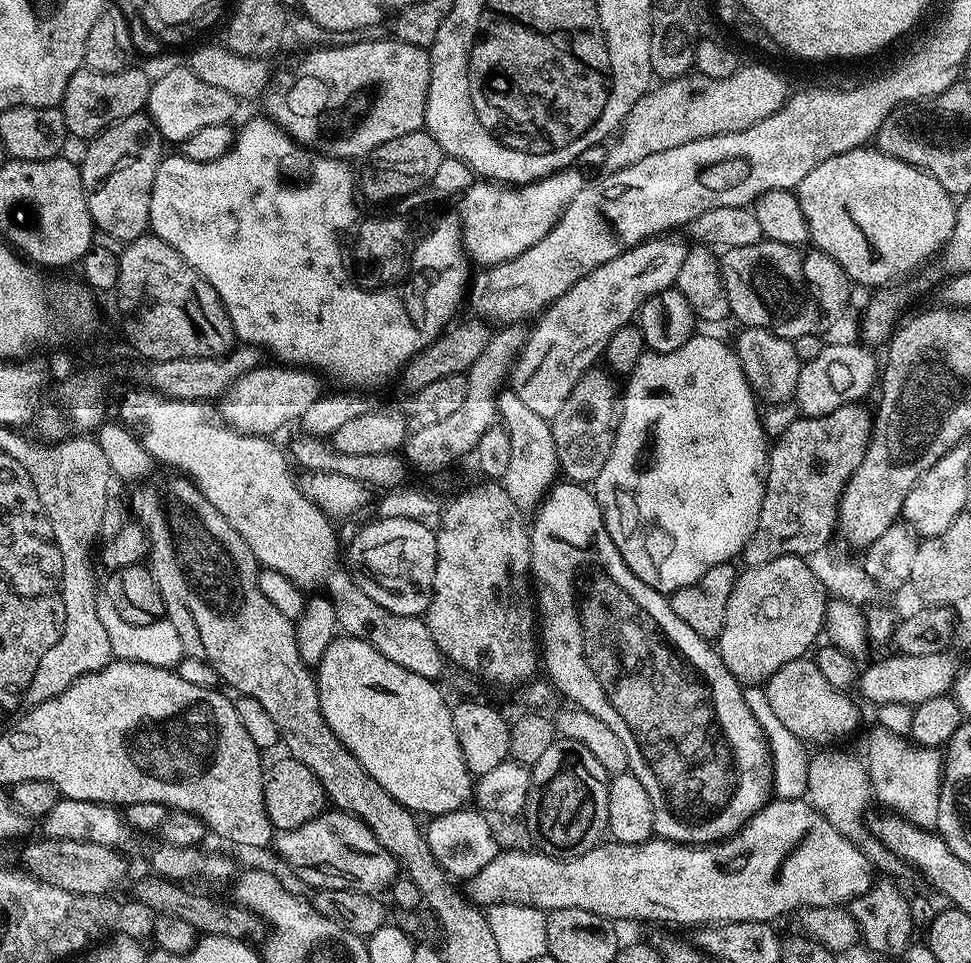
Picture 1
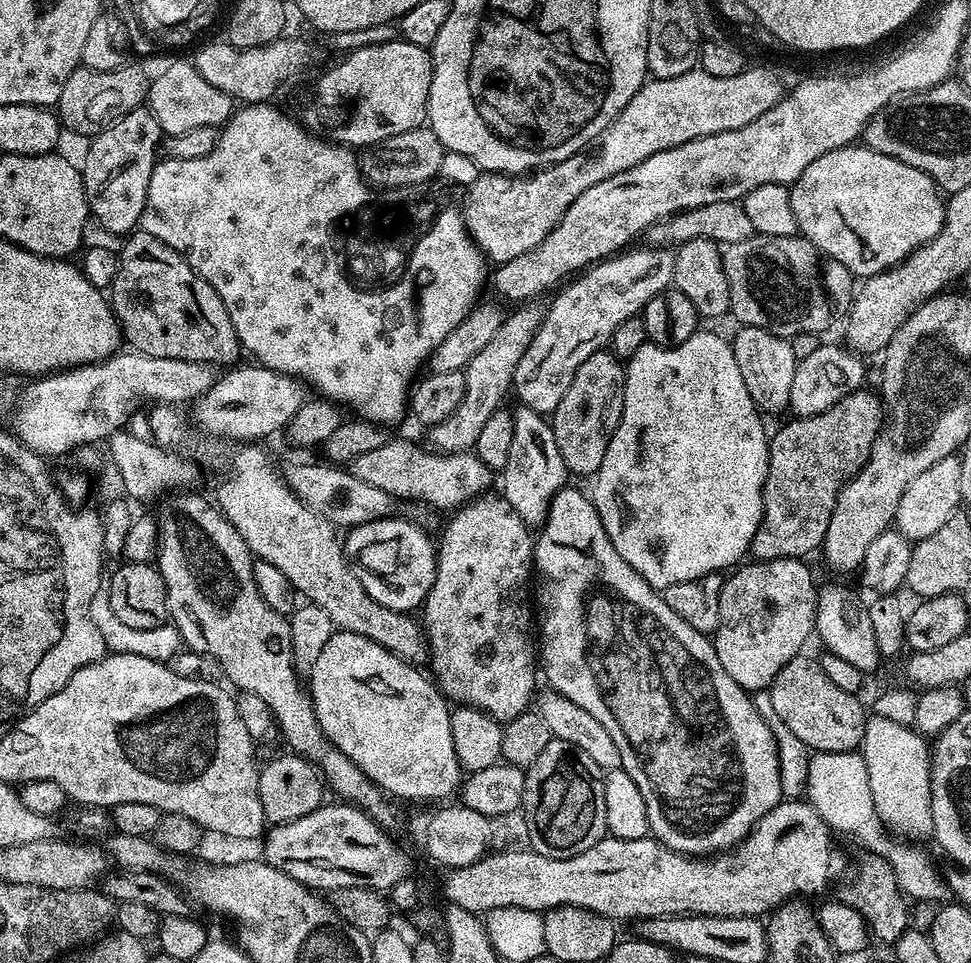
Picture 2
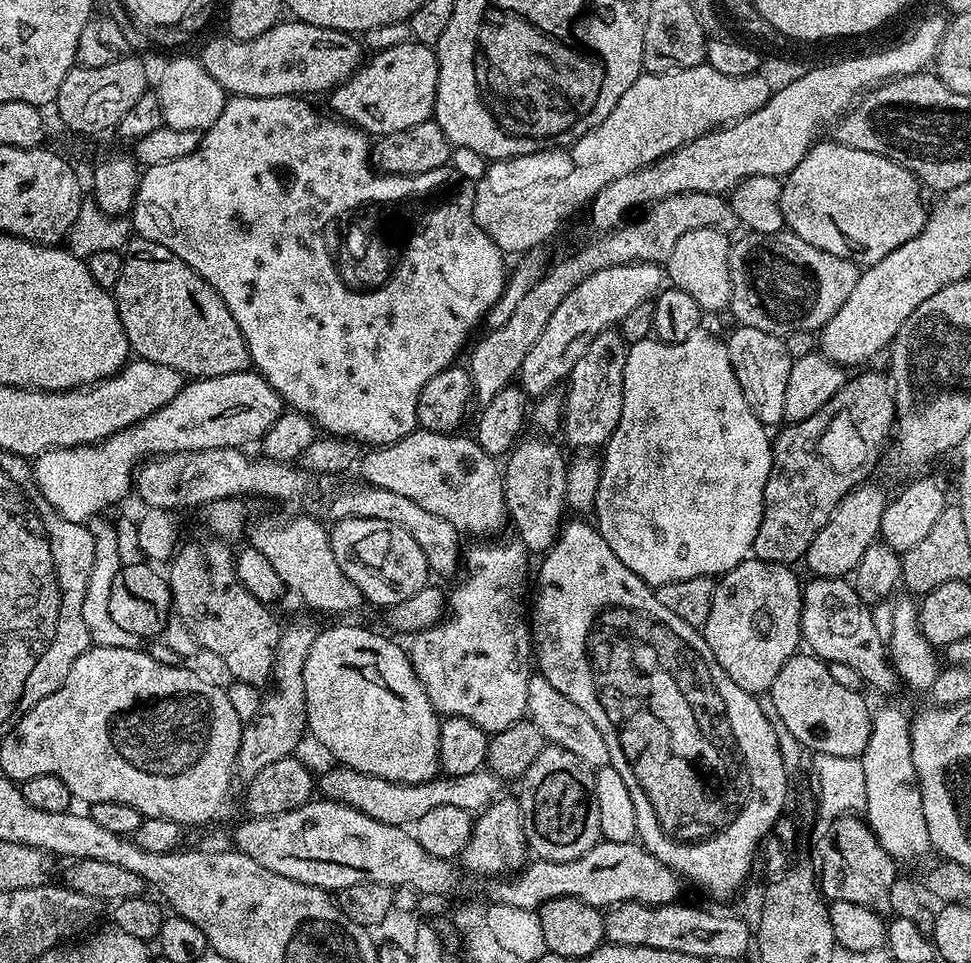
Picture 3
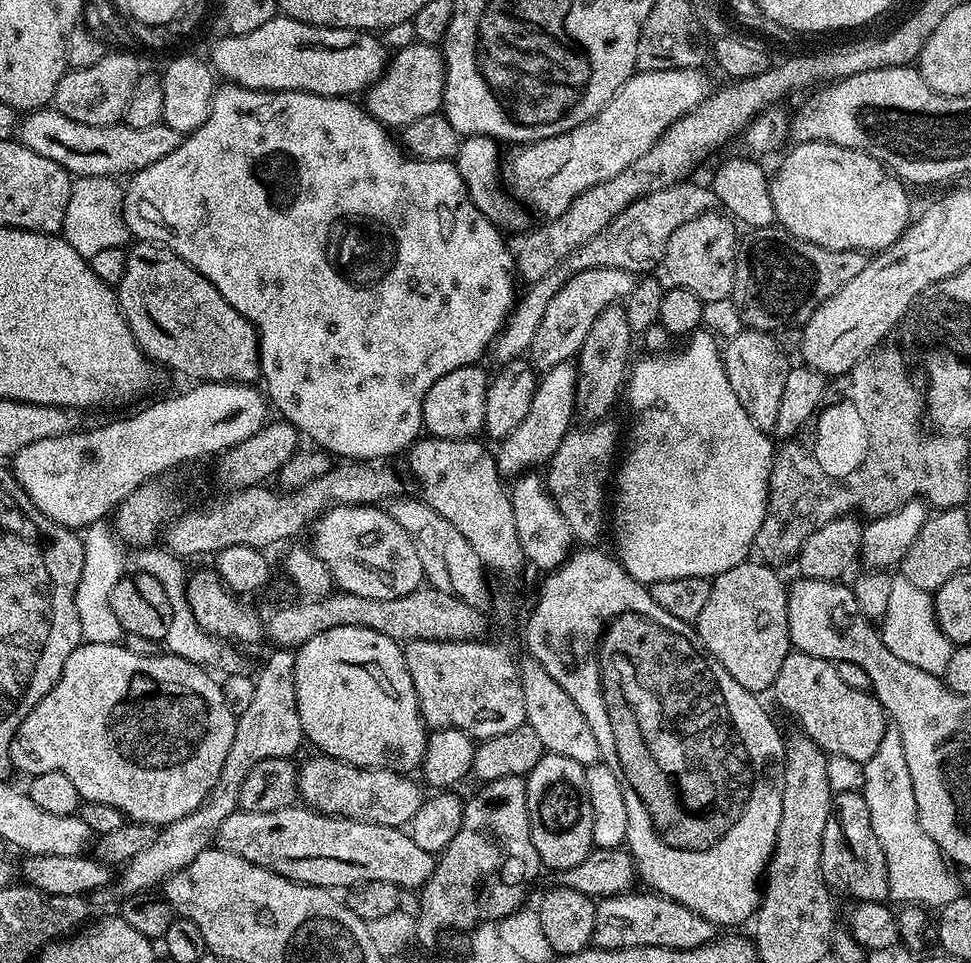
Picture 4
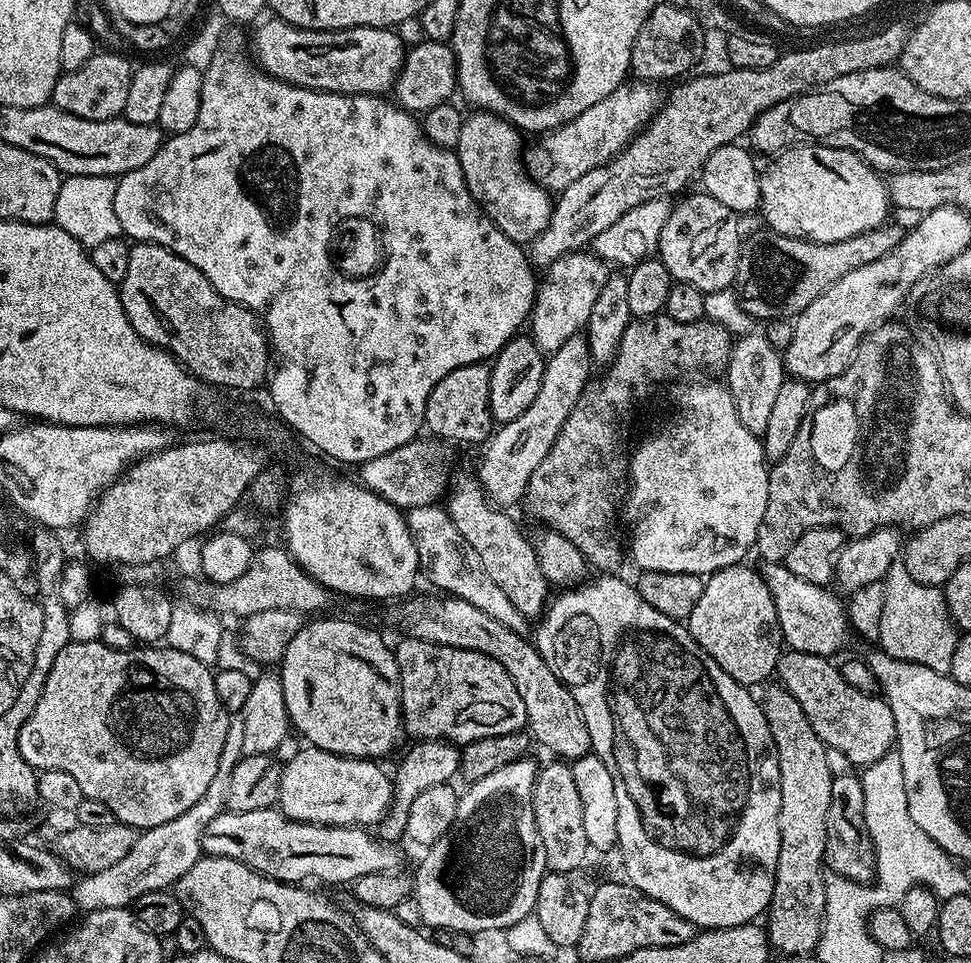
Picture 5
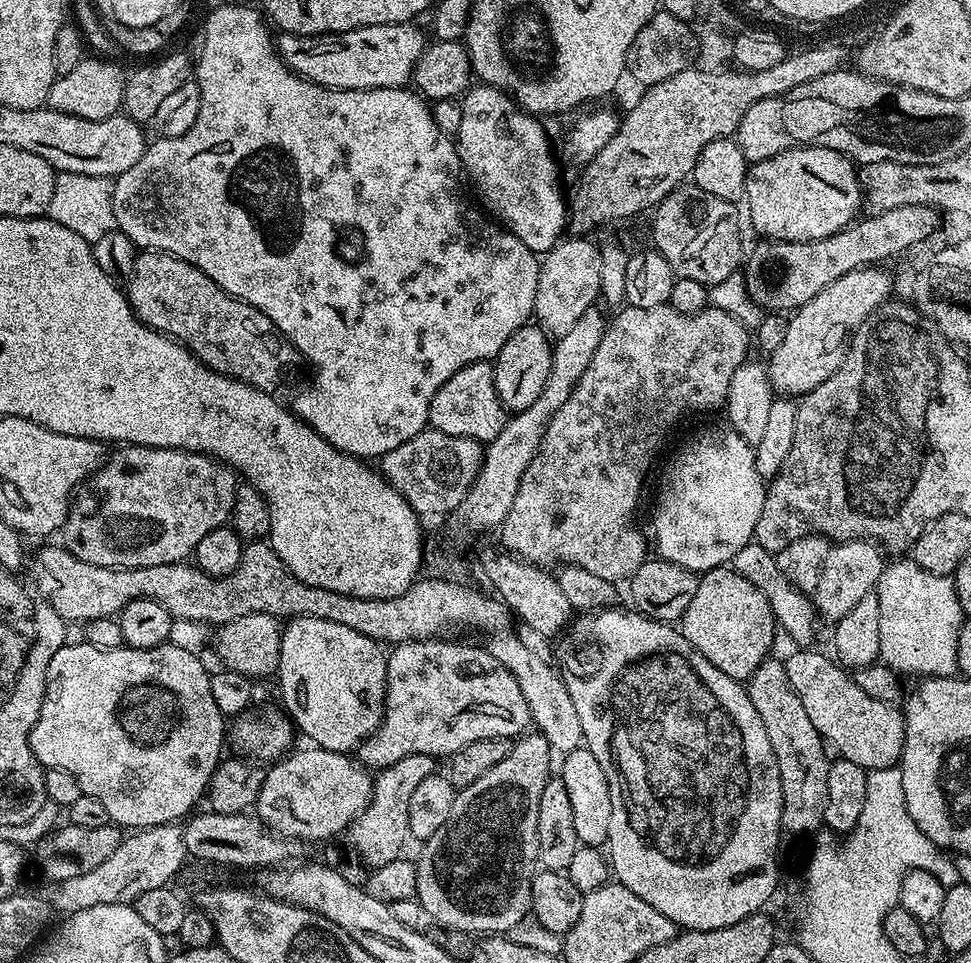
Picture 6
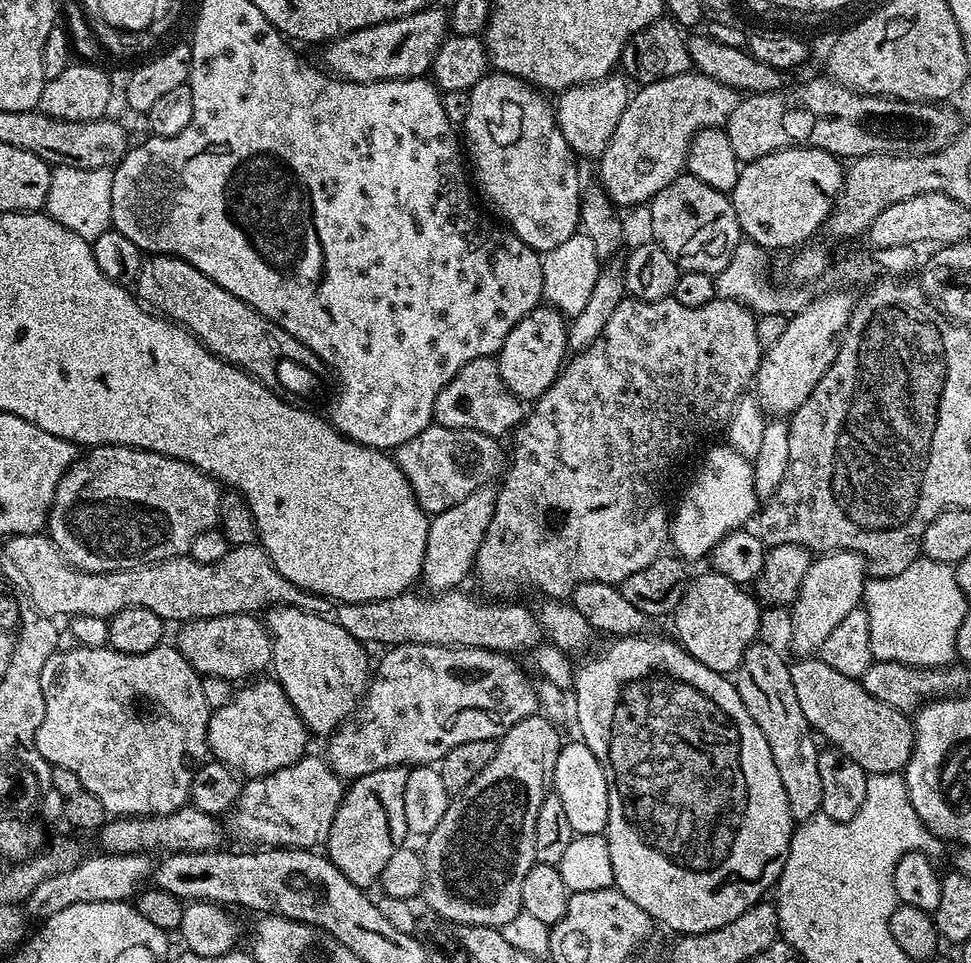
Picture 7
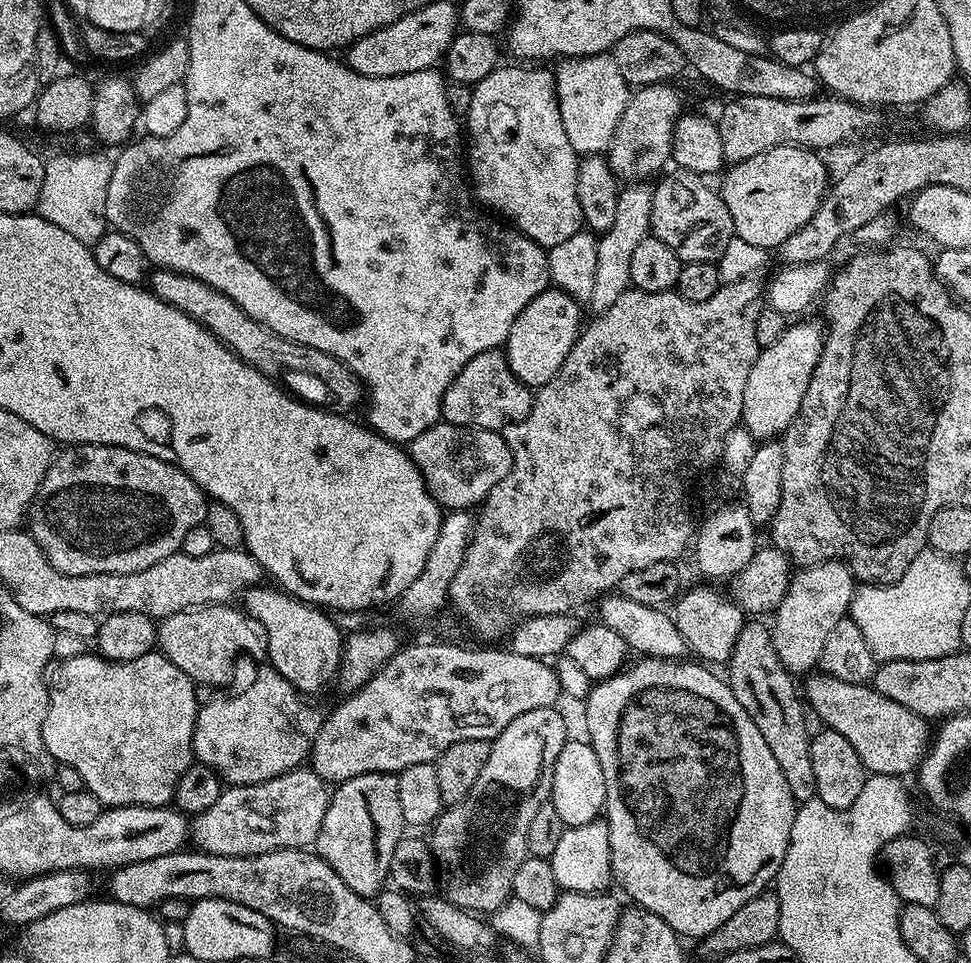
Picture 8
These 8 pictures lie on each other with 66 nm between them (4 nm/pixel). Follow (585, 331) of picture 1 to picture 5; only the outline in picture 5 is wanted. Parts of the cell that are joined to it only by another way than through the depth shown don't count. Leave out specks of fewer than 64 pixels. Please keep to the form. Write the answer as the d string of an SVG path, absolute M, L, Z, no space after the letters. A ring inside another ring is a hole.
M591 251L567 252L543 273L536 289L536 301L532 303L530 335L540 351L551 354L568 338L581 335L587 329L590 309L602 294L610 275L609 265Z

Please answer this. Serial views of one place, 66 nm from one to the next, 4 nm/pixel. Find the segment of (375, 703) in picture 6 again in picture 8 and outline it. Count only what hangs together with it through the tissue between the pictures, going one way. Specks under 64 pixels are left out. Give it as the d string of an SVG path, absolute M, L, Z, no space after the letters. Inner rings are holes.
M279 587L249 588L242 597L243 611L266 626L268 639L267 663L286 678L305 697L313 698L328 683L337 679L342 657L344 640L336 621L327 611L305 604Z

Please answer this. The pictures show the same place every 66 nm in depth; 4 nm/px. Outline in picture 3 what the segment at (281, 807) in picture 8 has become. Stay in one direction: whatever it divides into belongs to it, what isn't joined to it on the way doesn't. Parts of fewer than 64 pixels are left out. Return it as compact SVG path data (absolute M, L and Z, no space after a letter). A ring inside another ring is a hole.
M332 766L321 780L319 777L318 784L319 787L320 784L324 787L323 795L327 799L350 806L378 822L401 826L415 825L416 820L422 818L422 814L434 810L437 806L458 806L467 812L479 814L497 803L502 796L500 777L487 770L461 776L445 775L443 778L427 780L425 784L399 784L386 778L362 774L353 768Z

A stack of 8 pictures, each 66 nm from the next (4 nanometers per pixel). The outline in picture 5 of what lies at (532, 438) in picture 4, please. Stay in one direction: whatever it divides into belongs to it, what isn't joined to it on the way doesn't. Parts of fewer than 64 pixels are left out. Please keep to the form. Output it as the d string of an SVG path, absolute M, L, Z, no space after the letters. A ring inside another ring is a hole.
M583 335L568 338L545 359L542 386L538 386L534 402L530 402L530 407L518 414L518 418L500 424L483 445L478 479L491 503L508 510L511 504L525 499L530 474L534 474L542 458L550 454L550 446L554 446L566 418L570 418L570 410L574 410L589 383L588 374L593 368L588 342Z

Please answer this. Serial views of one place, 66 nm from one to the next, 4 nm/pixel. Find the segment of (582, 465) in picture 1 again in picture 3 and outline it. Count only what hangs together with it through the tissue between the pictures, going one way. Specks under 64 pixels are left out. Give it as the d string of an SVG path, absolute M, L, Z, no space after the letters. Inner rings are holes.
M609 330L598 334L582 358L574 362L574 370L566 381L566 395L562 409L562 436L576 450L600 450L614 434L622 418L622 398L624 397L624 371L628 344L619 331Z

